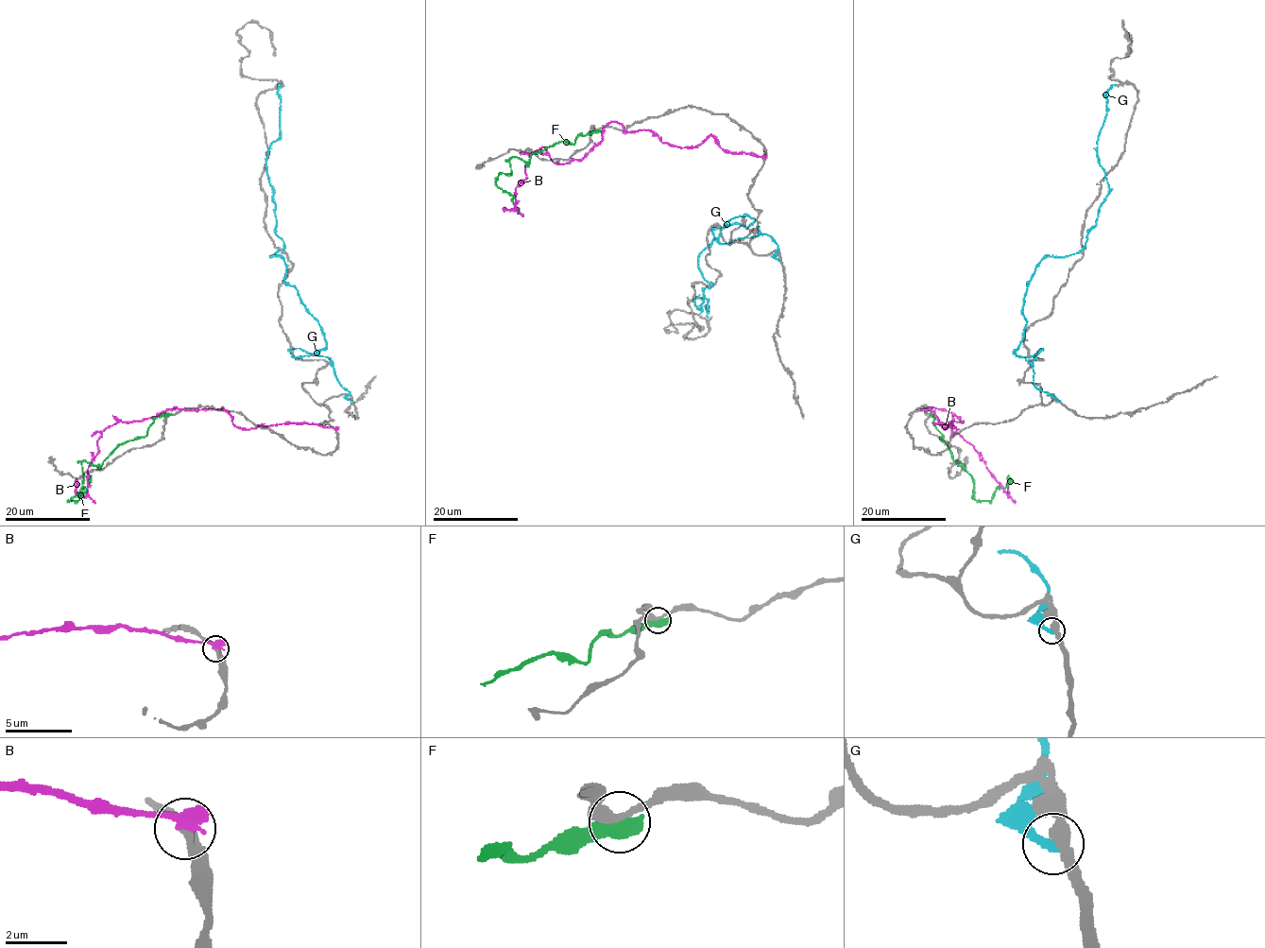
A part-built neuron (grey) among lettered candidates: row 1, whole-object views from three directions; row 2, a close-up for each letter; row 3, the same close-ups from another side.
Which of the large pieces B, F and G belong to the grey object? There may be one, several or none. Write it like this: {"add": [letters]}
{"add": []}

